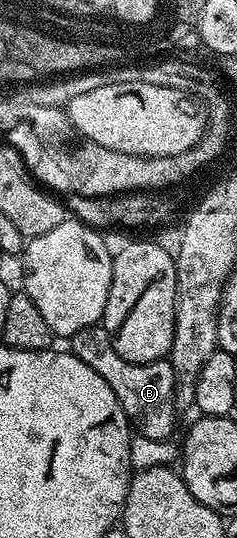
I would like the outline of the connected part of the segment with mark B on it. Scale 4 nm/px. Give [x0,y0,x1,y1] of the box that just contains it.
[69,324,177,442]

